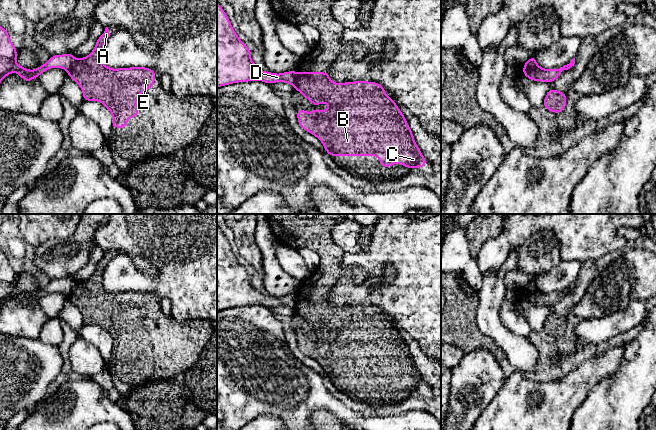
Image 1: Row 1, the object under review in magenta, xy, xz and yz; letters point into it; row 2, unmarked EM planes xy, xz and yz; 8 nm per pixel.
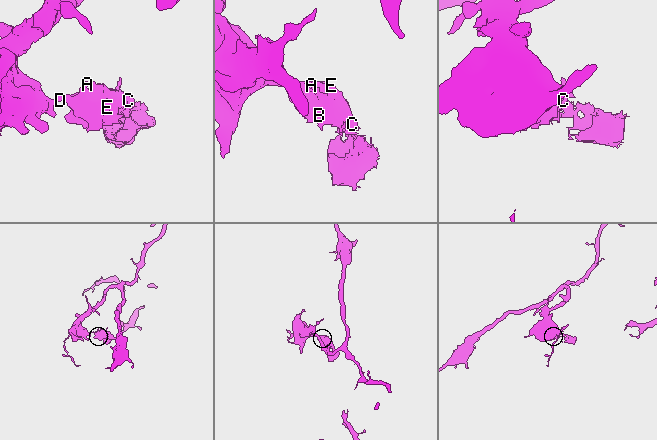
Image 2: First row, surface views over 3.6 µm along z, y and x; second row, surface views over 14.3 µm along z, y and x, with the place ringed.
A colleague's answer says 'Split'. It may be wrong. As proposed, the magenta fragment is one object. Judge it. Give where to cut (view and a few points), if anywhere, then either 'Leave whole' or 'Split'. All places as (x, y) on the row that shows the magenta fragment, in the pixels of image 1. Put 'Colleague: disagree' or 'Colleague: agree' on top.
Colleague: agree
Split along xz (296, 72), (296, 82), (293, 85). Split

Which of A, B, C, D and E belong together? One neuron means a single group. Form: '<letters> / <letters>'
A B C E / D

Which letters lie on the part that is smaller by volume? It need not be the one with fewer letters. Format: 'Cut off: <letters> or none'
Cut off: A, B, C, E

